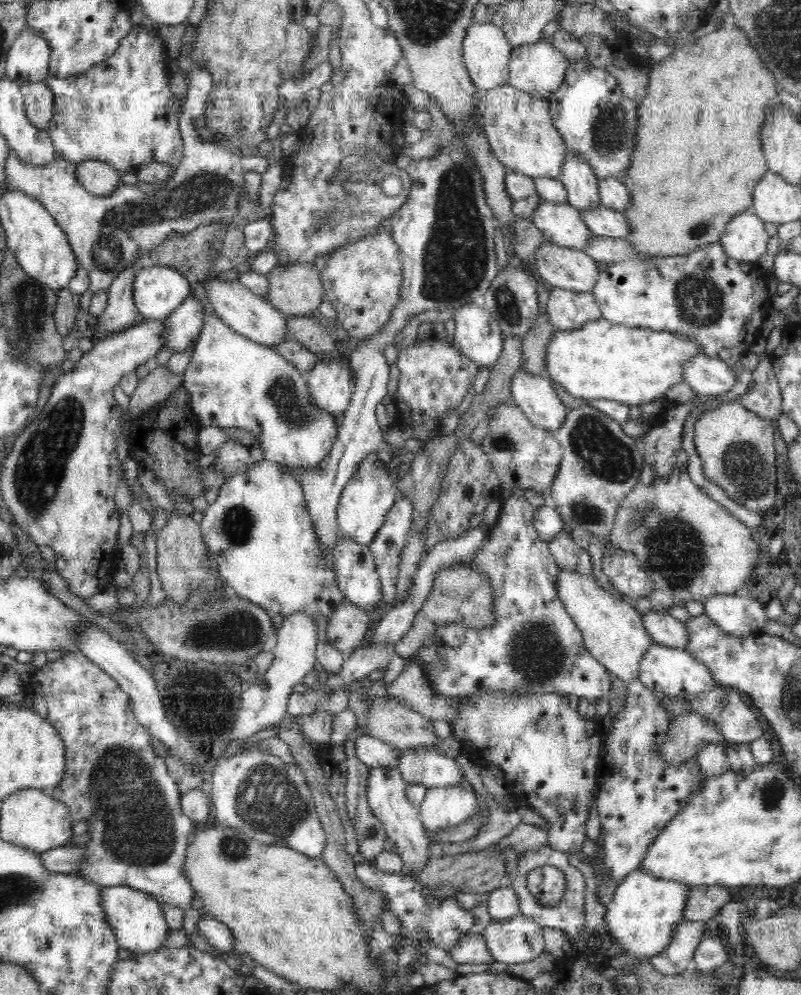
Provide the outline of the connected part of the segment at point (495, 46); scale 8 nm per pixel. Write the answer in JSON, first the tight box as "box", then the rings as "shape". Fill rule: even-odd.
{"box":[463,21,513,92],"shape":[[[474,21],[466,32],[463,43],[463,61],[474,86],[482,92],[492,90],[508,83],[509,60],[513,47],[504,35],[504,31],[493,23],[477,23]]]}

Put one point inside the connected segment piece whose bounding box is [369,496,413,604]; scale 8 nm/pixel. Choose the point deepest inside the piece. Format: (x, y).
(386, 547)

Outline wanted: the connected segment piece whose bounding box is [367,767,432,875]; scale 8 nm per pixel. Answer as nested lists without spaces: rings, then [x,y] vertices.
[[[371,768],[370,778],[368,778],[367,800],[374,816],[384,825],[388,838],[394,842],[395,850],[404,862],[404,871],[406,874],[416,875],[426,867],[432,858],[428,852],[431,842],[420,818],[420,807],[407,800],[406,786],[407,783],[397,768]]]

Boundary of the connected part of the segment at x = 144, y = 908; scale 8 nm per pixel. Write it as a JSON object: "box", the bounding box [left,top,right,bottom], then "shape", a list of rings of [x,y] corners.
{"box":[102,887,170,954],"shape":[[[102,887],[102,909],[106,915],[106,923],[114,929],[118,946],[137,954],[151,953],[164,947],[170,934],[164,911],[159,901],[147,892],[123,887]]]}

